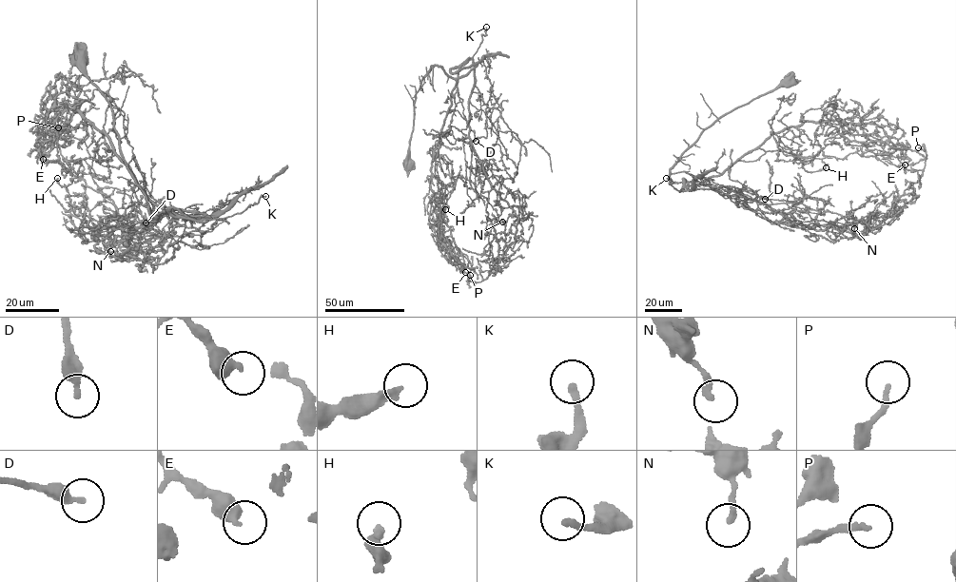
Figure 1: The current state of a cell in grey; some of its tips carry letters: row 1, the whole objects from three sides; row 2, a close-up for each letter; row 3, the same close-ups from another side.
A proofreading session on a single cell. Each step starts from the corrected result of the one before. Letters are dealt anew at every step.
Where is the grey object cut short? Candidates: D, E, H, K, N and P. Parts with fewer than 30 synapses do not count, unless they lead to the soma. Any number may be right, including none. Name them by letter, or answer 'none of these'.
K

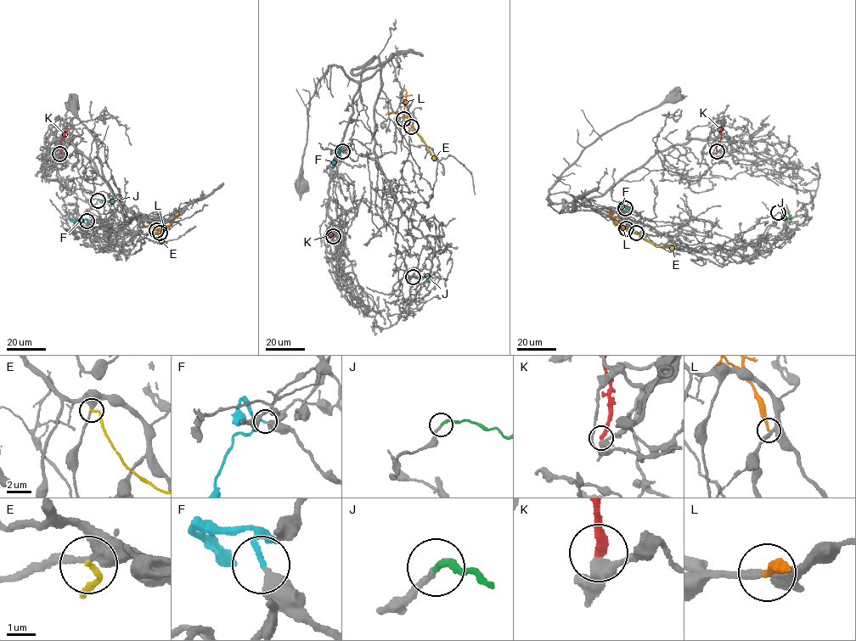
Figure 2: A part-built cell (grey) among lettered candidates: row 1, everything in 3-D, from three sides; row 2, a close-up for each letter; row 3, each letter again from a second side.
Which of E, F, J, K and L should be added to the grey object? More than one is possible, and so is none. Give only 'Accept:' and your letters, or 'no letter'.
Accept: F, J

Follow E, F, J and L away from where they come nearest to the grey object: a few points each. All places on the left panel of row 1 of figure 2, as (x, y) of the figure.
E: (156, 231), (155, 233), (162, 241)
F: (87, 220), (70, 222)
J: (98, 200), (111, 202), (109, 199)
L: (160, 233), (178, 216), (179, 210)

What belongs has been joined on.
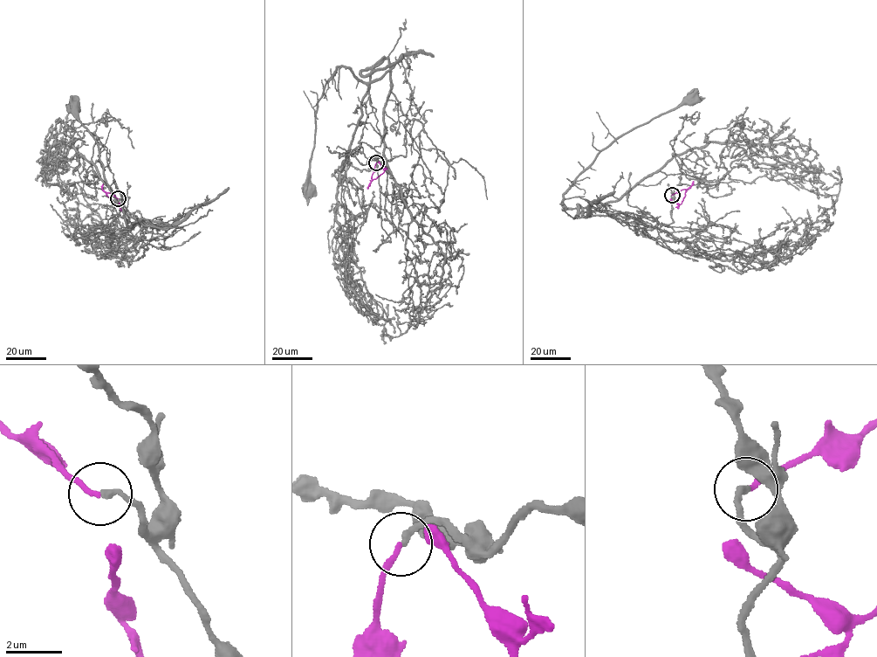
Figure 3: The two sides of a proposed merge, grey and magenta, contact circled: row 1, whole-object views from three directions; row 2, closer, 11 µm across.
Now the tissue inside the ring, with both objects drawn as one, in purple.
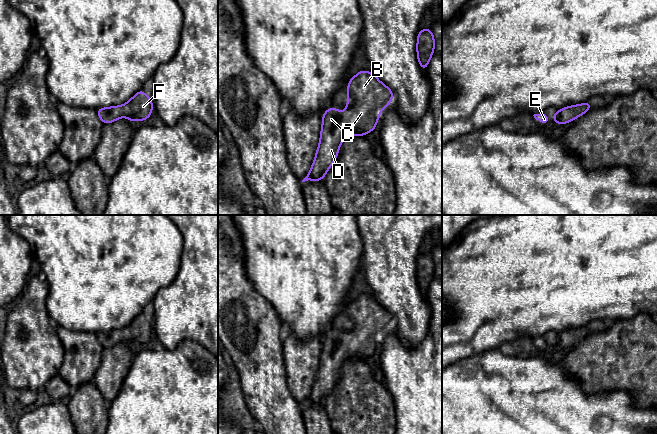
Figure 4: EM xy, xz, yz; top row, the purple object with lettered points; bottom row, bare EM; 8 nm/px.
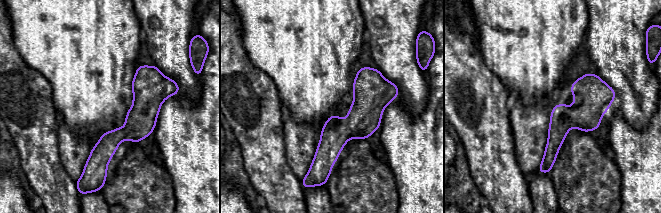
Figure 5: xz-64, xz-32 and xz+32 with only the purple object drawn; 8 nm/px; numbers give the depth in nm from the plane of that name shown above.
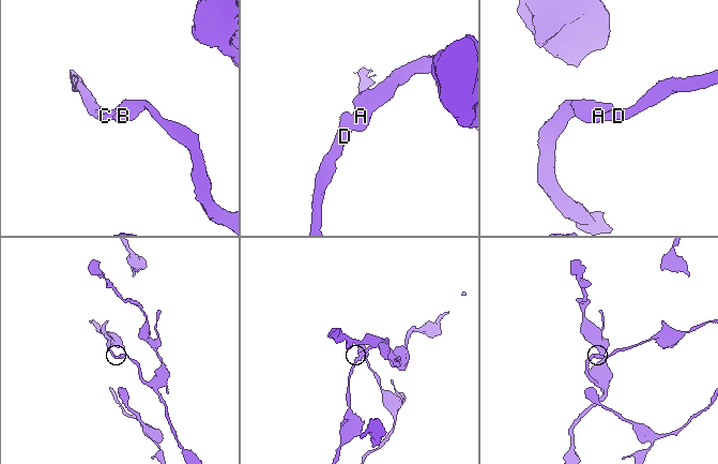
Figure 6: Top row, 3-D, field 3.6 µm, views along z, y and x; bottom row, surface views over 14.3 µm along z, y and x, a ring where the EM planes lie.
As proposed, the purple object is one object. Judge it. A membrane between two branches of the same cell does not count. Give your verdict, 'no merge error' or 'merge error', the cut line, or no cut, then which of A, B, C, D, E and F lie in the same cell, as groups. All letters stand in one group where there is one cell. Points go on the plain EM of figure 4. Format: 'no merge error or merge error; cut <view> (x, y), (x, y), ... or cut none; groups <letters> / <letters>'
no merge error; cut none; groups A B C D E F

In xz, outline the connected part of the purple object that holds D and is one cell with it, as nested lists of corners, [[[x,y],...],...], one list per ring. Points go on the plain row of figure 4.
[[[365,294],[359,295],[348,305],[347,317],[348,325],[343,338],[337,331],[331,331],[324,336],[316,379],[308,399],[302,406],[324,404],[325,398],[338,380],[344,361],[348,357],[352,360],[364,360],[372,356],[377,350],[381,335],[393,324],[393,315],[384,309],[373,296]]]

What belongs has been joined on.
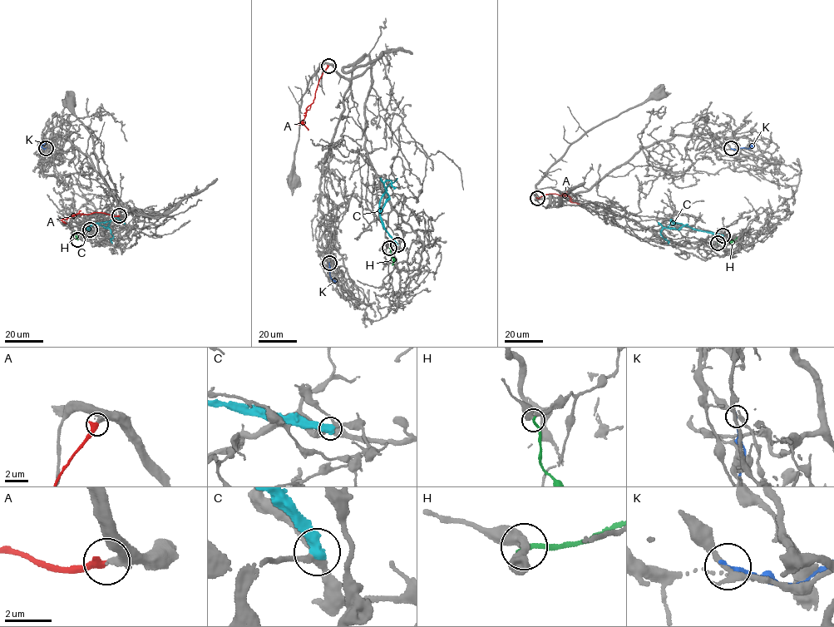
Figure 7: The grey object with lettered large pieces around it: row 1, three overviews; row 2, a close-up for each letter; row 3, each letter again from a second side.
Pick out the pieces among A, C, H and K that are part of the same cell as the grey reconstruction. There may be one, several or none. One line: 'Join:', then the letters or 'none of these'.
Join: A

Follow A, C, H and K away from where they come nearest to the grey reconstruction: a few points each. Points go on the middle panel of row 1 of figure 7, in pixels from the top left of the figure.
A: (328, 66), (318, 81), (313, 101), (306, 109), (304, 118), (299, 123), (308, 130)
C: (397, 244), (386, 229), (380, 214), (388, 197), (384, 182), (390, 180), (392, 186), (396, 187)
H: (389, 248), (392, 265)
K: (329, 263), (329, 277), (337, 281)

